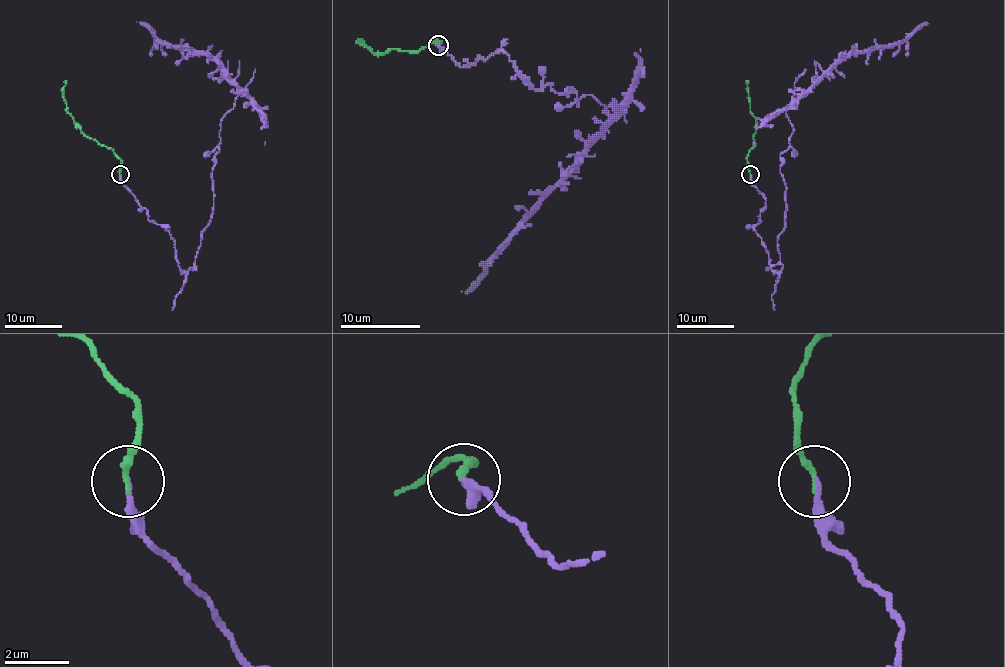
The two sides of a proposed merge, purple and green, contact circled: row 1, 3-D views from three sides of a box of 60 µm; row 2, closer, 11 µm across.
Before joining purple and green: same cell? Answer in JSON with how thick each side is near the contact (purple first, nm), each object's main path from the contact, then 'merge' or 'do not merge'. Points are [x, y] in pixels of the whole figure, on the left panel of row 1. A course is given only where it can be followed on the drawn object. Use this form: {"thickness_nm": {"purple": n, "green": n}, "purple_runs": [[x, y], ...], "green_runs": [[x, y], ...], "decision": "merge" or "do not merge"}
{"thickness_nm": {"purple": 190, "green": 200}, "purple_runs": [[119, 174], [189, 270], [212, 213], [220, 120], [242, 92], [205, 55], [136, 22]], "green_runs": [[119, 174], [121, 159], [111, 149], [85, 134], [66, 110], [64, 97], [66, 80]], "decision": "merge"}

